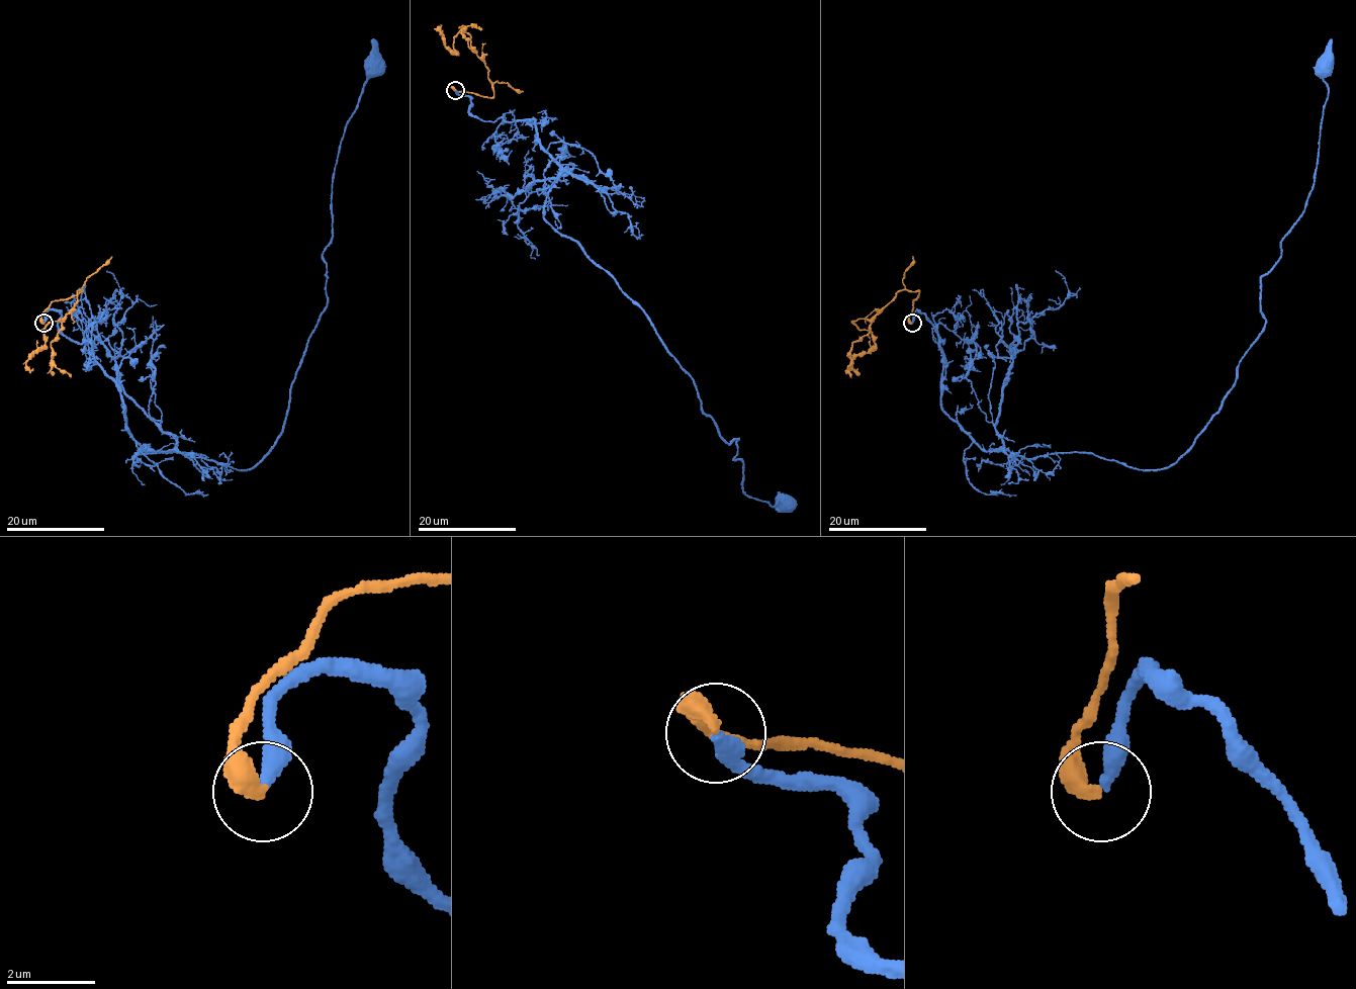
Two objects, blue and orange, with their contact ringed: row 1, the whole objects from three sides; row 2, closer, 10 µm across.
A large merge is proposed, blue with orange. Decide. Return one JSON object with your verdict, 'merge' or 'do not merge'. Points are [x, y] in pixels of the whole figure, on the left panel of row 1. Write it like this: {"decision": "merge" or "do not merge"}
{"decision": "merge"}

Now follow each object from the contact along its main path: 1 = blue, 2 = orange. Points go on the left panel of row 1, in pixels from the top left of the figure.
1: (43, 323), (56, 310), (90, 345), (148, 450), (132, 458), (253, 467), (327, 304), (337, 156), (375, 69)
2: (43, 323), (41, 315), (52, 301), (82, 289), (61, 319), (42, 330), (44, 344), (26, 362), (30, 373)

